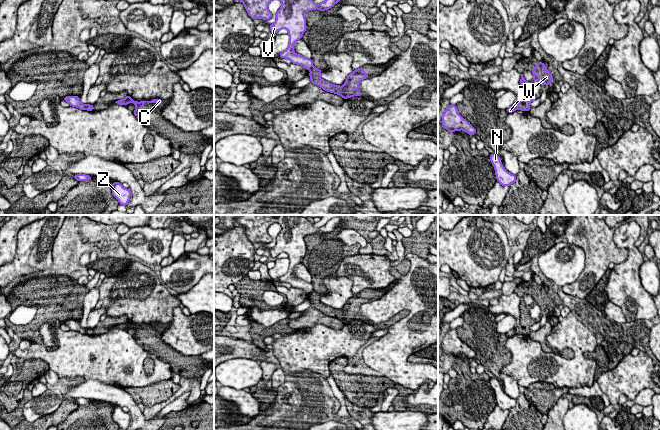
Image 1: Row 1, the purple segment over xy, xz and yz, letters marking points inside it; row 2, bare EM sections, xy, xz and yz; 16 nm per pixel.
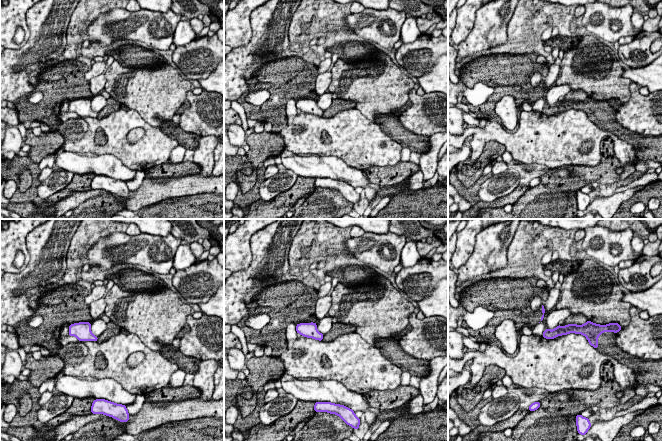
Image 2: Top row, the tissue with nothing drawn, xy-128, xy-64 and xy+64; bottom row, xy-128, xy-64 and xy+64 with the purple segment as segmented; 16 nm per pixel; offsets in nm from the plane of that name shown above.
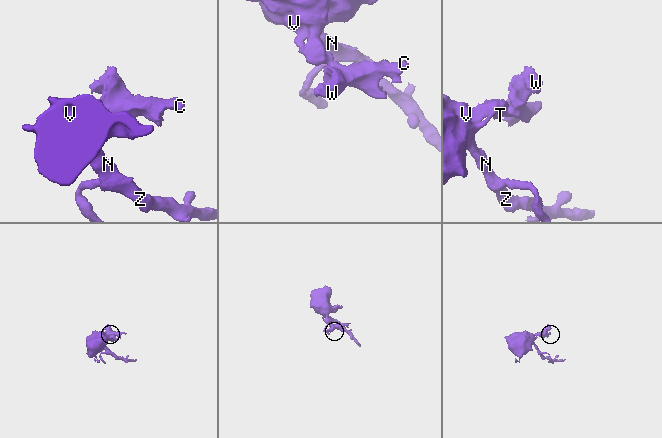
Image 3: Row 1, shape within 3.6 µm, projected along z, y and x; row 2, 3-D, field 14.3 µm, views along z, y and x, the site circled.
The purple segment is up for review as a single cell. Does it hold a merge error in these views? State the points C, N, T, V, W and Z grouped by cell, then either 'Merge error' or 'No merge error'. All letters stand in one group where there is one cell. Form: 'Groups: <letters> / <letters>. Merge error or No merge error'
Groups: C W / N T V Z. Merge error

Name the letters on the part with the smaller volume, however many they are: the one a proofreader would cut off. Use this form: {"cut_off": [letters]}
{"cut_off": ["C", "W"]}

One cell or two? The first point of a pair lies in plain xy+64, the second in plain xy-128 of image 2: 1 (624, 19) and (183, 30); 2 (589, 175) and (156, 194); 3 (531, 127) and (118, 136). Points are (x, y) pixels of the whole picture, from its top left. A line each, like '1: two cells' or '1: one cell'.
1: two cells
2: two cells
3: one cell

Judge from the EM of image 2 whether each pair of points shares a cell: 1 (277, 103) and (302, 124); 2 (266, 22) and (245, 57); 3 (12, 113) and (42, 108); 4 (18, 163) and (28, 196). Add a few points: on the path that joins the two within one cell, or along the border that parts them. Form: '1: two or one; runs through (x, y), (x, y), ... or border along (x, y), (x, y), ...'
1: two; border along (293, 98), (287, 102), (284, 110)
2: one; runs through (266, 31), (266, 36), (254, 48)
3: two; border along (24, 95), (17, 103), (20, 120)
4: one; runs through (28, 165), (35, 172), (34, 186)

